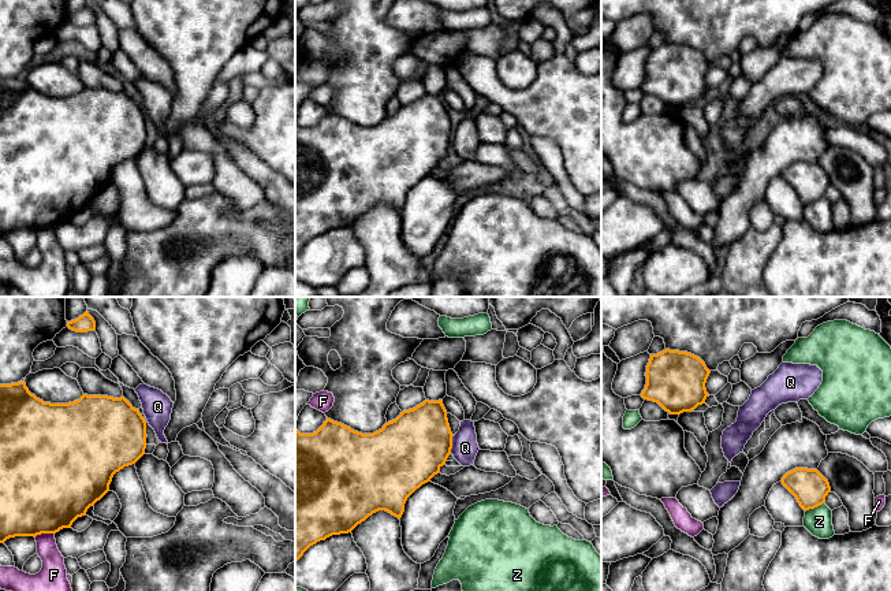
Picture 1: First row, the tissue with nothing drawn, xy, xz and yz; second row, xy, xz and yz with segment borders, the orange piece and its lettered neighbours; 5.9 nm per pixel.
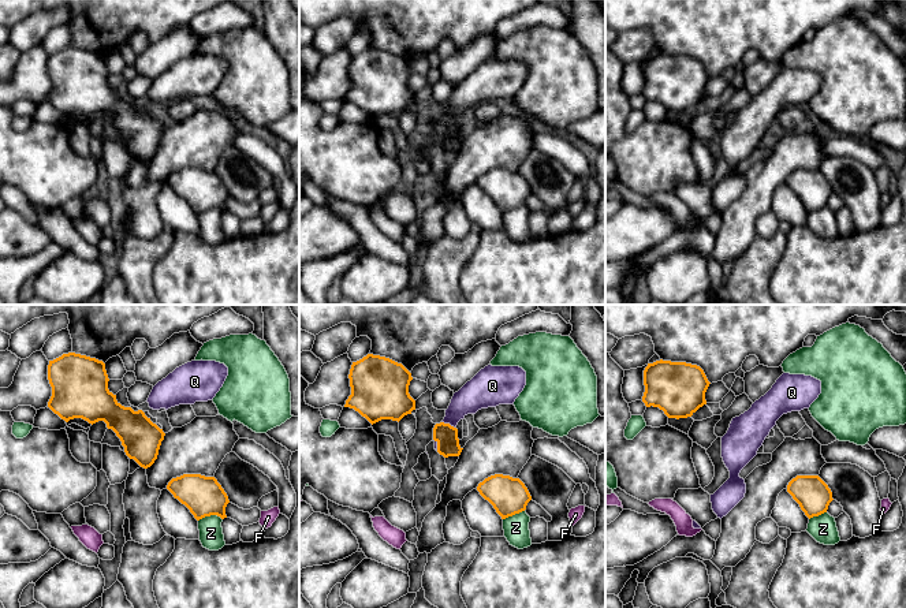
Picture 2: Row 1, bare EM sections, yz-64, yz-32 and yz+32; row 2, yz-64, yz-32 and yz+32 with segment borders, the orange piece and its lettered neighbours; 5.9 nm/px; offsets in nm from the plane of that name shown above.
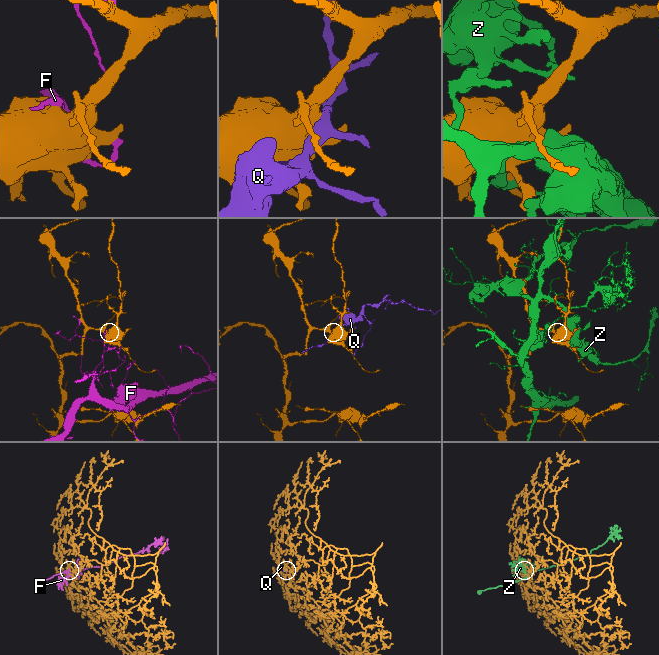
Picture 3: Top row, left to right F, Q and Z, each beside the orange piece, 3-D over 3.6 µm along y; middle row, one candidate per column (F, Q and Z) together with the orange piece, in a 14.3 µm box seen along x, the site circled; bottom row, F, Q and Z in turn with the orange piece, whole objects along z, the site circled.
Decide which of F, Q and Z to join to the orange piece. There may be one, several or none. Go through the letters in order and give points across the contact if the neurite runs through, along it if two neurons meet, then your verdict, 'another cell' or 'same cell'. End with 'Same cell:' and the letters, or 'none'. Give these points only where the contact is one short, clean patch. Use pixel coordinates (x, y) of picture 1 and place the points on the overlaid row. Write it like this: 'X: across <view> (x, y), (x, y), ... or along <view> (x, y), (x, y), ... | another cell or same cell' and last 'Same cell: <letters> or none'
F: another cell
Q: along xz (454, 435), (450, 453) | another cell
Z: another cell
Same cell: none

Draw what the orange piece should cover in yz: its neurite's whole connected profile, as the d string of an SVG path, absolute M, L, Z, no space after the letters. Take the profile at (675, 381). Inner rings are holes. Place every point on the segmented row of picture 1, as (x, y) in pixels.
M666 349L650 354L641 397L657 402L670 415L691 412L709 397L705 389L709 373L700 357Z

